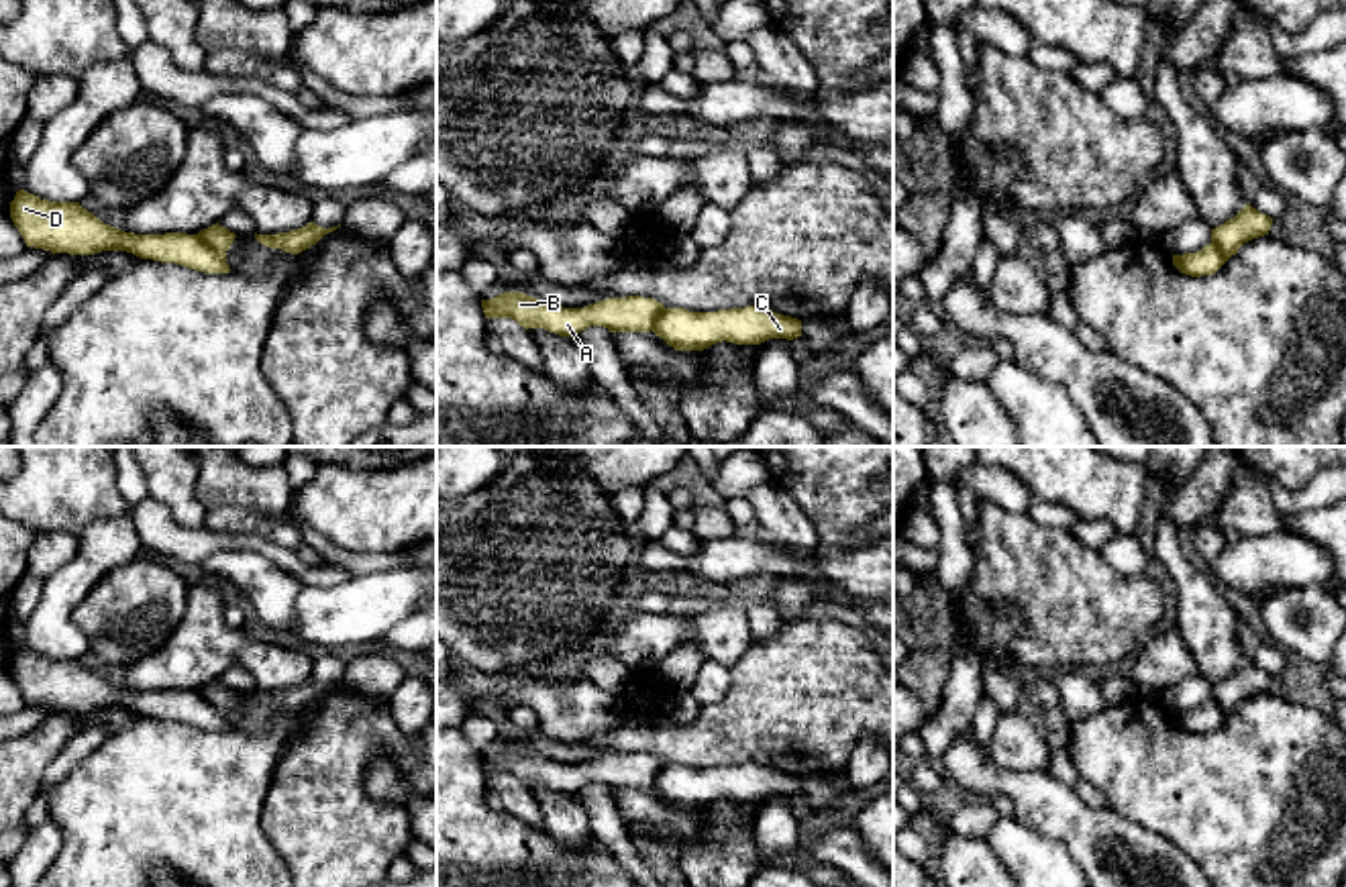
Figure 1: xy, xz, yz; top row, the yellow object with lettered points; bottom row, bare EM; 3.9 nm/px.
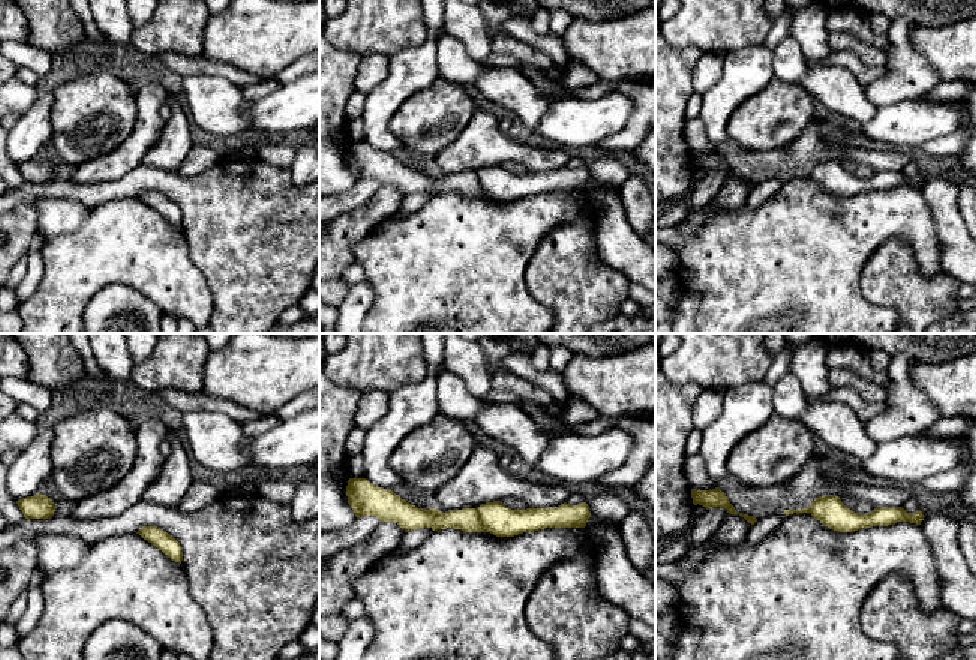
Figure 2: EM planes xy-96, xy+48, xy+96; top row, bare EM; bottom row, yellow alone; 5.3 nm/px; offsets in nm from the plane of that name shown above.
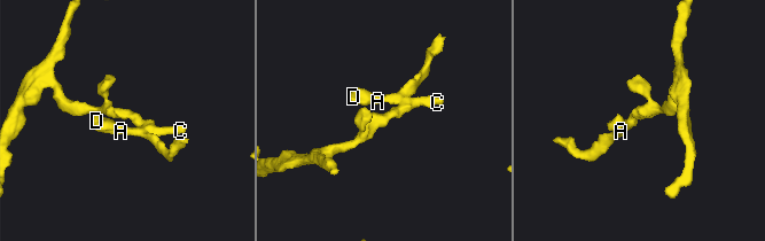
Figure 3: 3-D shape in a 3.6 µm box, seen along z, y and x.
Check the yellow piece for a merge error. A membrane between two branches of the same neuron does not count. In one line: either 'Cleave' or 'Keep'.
Keep

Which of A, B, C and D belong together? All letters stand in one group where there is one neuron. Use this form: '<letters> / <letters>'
A B C D

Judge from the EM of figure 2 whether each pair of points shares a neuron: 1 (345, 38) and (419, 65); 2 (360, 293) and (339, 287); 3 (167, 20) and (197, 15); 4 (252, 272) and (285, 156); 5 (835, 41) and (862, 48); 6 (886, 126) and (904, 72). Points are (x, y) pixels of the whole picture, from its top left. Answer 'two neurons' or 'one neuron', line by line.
1: two neurons
2: two neurons
3: one neuron
4: two neurons
5: one neuron
6: two neurons

